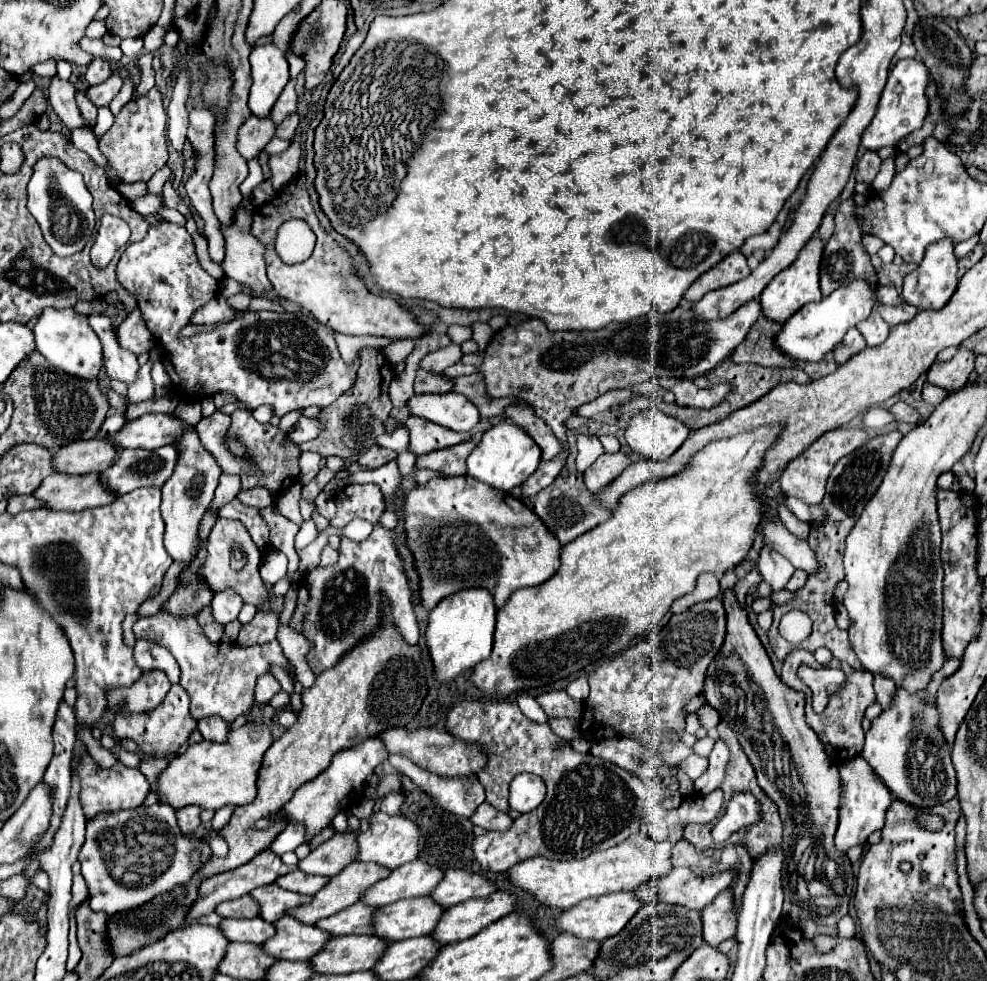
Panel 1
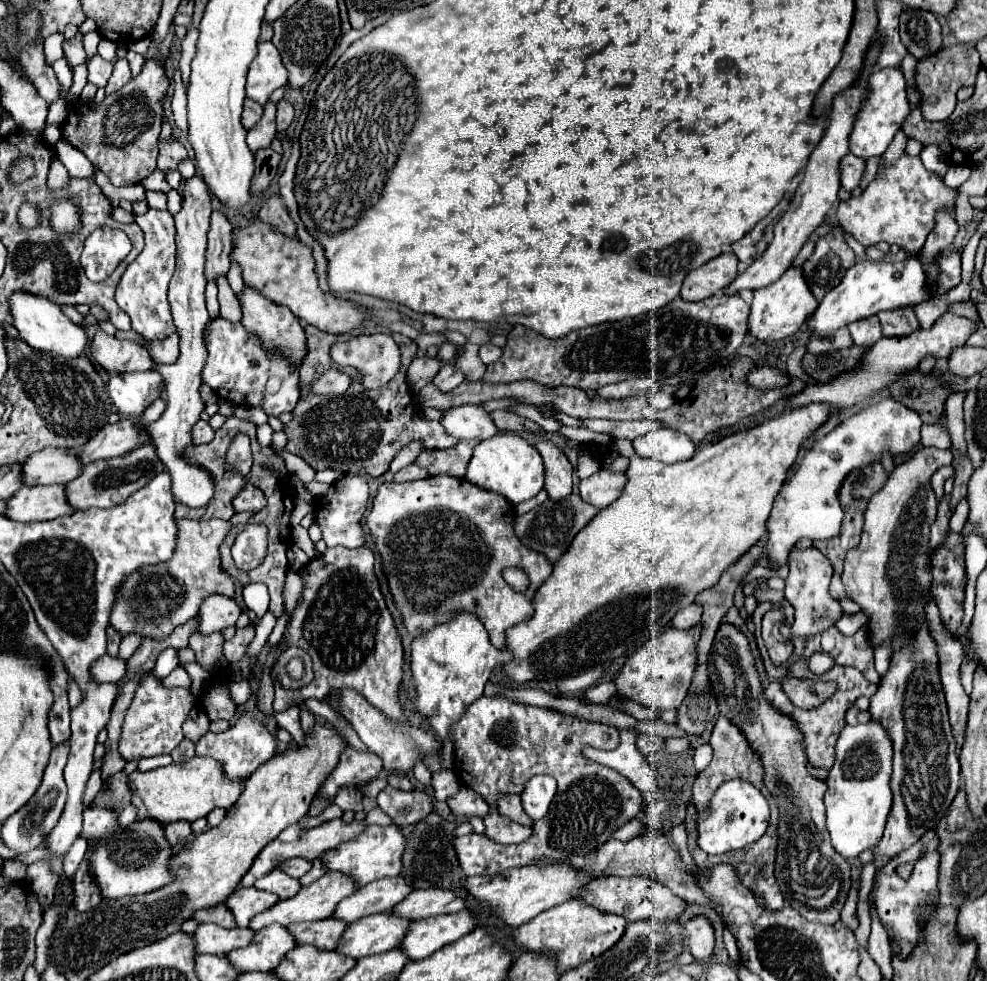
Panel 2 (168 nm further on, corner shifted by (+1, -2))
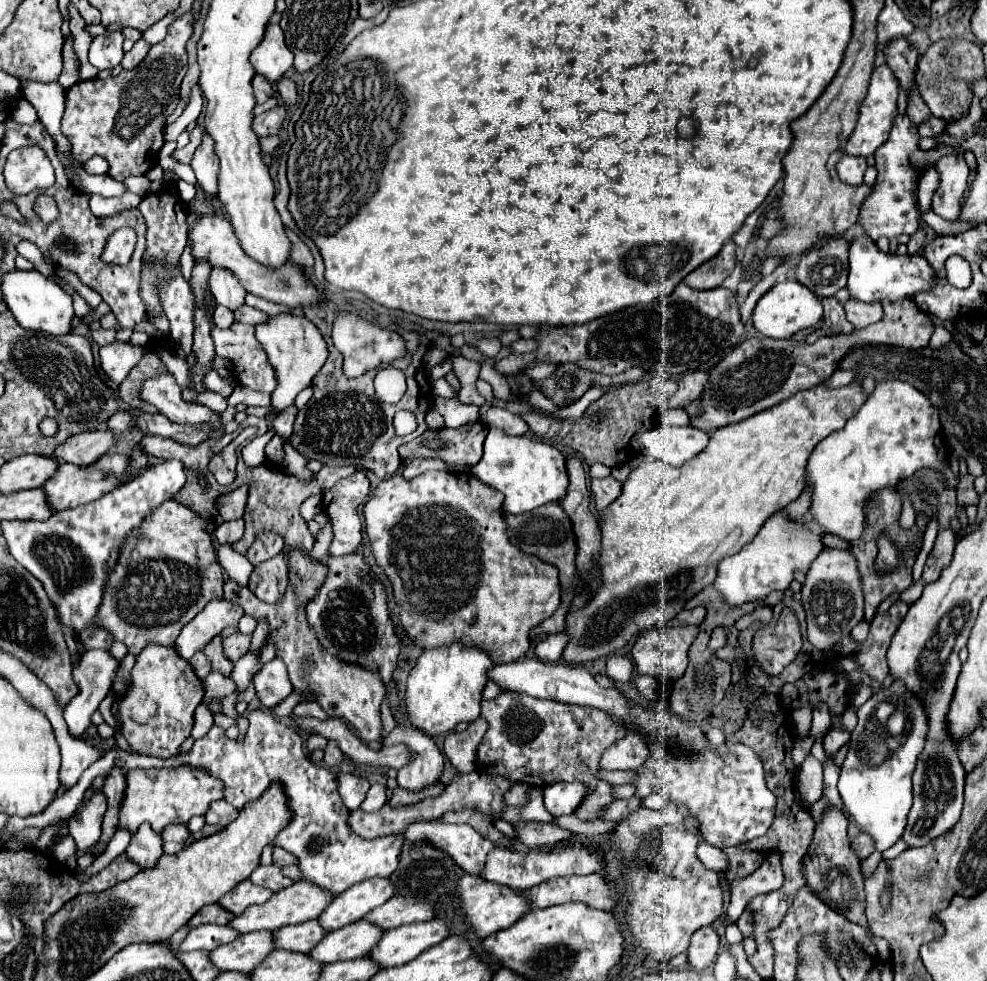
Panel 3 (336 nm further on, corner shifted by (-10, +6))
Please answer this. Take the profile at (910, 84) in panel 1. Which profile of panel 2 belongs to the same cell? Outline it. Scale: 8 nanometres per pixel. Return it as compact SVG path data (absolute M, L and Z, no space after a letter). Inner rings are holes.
M896 67L876 69L872 75L868 75L868 93L862 101L862 107L856 115L850 135L850 153L864 161L872 157L880 157L892 143L896 131L902 127L908 113L910 113L910 105L906 99L906 85L900 69Z

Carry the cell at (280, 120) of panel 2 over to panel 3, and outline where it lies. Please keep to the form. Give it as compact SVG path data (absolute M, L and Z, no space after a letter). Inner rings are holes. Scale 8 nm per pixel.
M281 79L277 83L277 91L279 91L279 97L281 97L283 105L287 105L287 107L293 107L297 103L297 99L299 99L297 87L295 87L295 83L291 79Z

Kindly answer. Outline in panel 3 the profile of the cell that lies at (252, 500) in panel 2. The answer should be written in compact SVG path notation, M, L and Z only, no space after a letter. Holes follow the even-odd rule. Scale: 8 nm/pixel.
M241 485L231 493L225 493L219 501L219 513L225 521L231 519L241 519L243 517L243 509L247 505L247 497L249 497L249 485Z

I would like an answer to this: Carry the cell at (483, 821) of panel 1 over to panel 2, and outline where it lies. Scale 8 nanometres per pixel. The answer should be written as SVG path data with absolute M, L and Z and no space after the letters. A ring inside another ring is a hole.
M492 811L484 819L484 823L486 823L488 839L492 839L496 843L522 843L522 841L530 839L530 835L532 835L532 827L518 825L496 811Z

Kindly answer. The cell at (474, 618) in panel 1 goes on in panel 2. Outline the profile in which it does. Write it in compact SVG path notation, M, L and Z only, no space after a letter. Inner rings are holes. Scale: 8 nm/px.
M458 613L450 623L438 625L412 641L410 671L416 689L414 707L422 717L428 719L430 729L440 737L444 751L443 766L446 769L454 763L454 743L450 739L450 727L458 723L472 701L482 697L492 669L510 660L511 654L498 651L490 643L480 619L470 613Z

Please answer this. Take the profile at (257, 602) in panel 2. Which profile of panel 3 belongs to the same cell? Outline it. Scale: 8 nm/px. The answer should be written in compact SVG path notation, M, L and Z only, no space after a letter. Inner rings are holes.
M266 620L260 621L255 631L253 632L250 651L261 649L264 646L269 633L269 626L266 622Z

